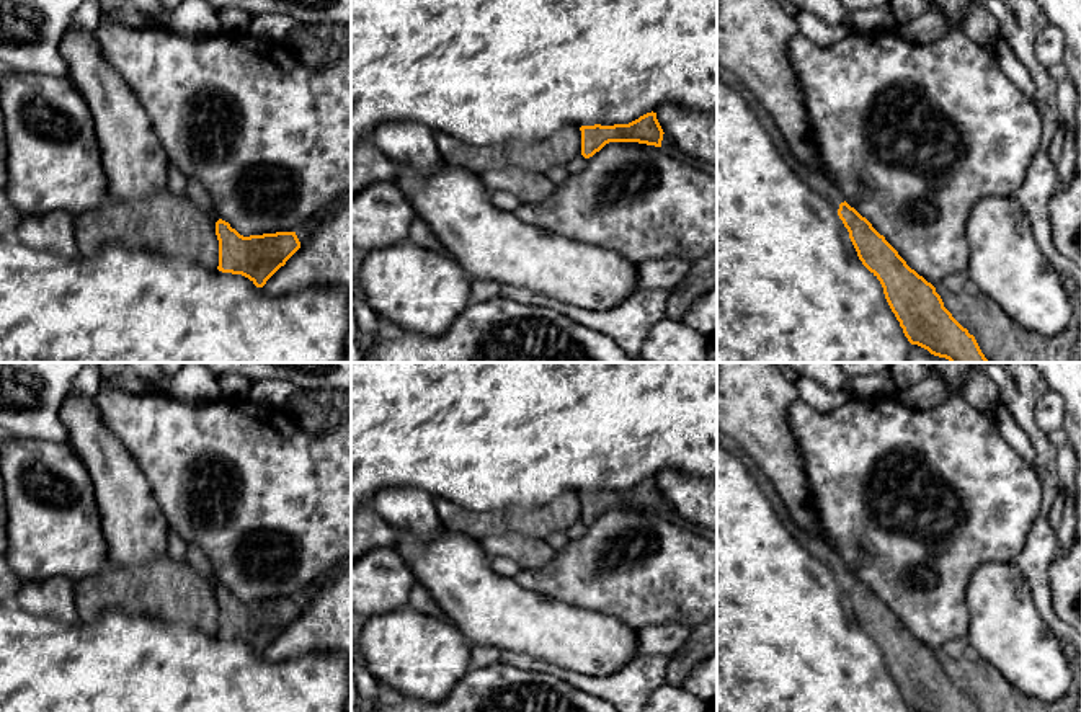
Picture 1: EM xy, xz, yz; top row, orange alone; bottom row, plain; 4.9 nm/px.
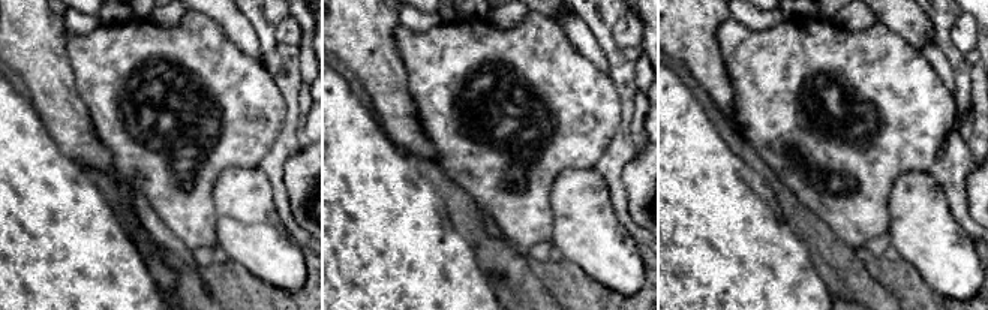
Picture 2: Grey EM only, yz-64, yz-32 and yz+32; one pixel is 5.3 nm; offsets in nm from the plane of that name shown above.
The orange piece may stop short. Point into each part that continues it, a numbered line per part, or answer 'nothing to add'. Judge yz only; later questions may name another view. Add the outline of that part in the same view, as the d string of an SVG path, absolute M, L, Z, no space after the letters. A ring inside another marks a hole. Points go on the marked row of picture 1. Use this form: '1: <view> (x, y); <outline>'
1: yz (820, 183); M740 82L736 91L741 95L746 106L756 114L758 121L774 142L777 152L785 158L789 167L838 212L839 204L846 201L839 188L833 181L830 181L828 176L795 160L794 154L789 149L789 144L772 121L771 114L748 87Z

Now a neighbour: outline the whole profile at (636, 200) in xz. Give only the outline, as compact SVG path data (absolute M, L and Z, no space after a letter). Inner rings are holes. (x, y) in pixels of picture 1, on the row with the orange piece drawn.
M609 142L586 158L583 171L570 175L563 185L557 186L547 201L519 206L514 216L527 225L612 250L634 265L674 255L683 255L696 263L717 250L717 178L671 157L663 147L638 142Z

